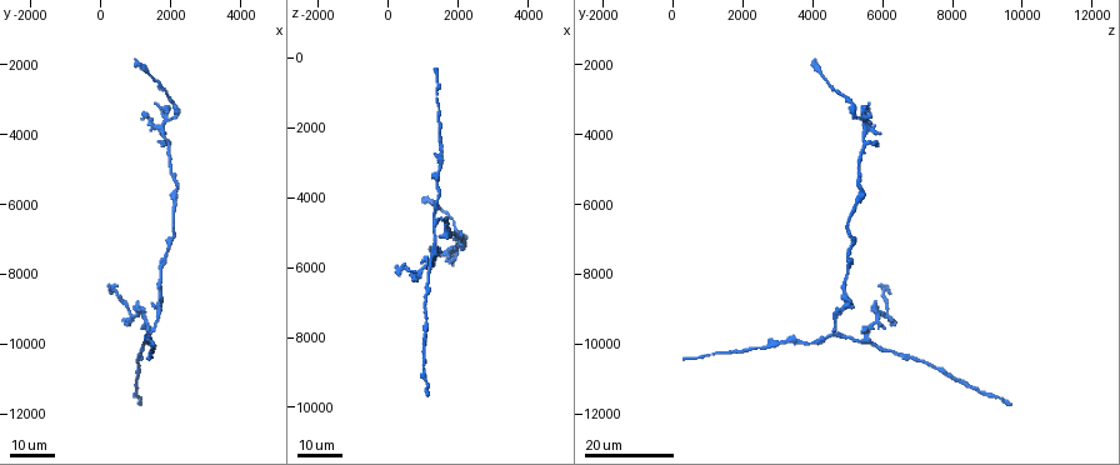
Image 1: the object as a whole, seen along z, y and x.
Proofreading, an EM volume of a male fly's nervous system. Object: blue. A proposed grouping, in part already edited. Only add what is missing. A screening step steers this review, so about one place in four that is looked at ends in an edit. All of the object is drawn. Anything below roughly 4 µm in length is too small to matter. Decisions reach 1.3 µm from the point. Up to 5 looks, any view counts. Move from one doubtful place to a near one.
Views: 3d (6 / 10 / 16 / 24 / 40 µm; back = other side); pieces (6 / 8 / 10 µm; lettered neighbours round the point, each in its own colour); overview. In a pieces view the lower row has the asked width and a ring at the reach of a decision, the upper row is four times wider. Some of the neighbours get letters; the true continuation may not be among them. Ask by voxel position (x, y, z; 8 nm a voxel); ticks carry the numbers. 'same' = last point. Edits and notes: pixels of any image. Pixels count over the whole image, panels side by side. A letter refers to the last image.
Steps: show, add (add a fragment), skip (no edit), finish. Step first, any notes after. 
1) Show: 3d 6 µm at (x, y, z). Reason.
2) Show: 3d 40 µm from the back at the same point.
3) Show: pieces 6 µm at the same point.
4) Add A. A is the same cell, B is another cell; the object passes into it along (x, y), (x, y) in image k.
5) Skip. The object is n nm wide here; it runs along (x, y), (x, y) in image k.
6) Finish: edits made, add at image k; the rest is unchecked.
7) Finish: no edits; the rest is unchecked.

Show: 3d 16 µm at (1200, 11700, 9700). End of a long branch.

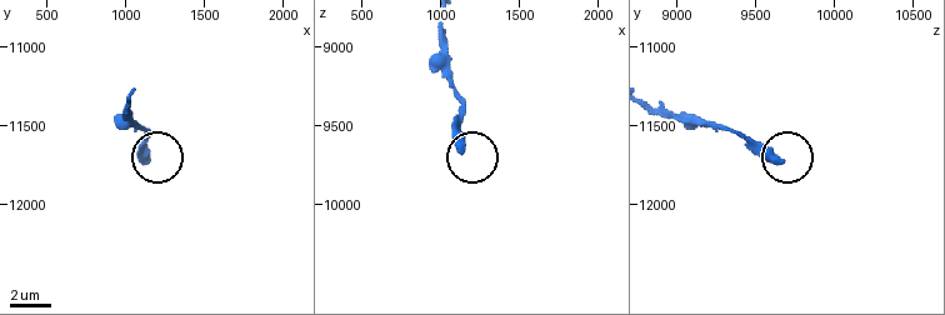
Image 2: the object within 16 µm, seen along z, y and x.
Show: pieces 8 µm at (1120, 11720, 9660).

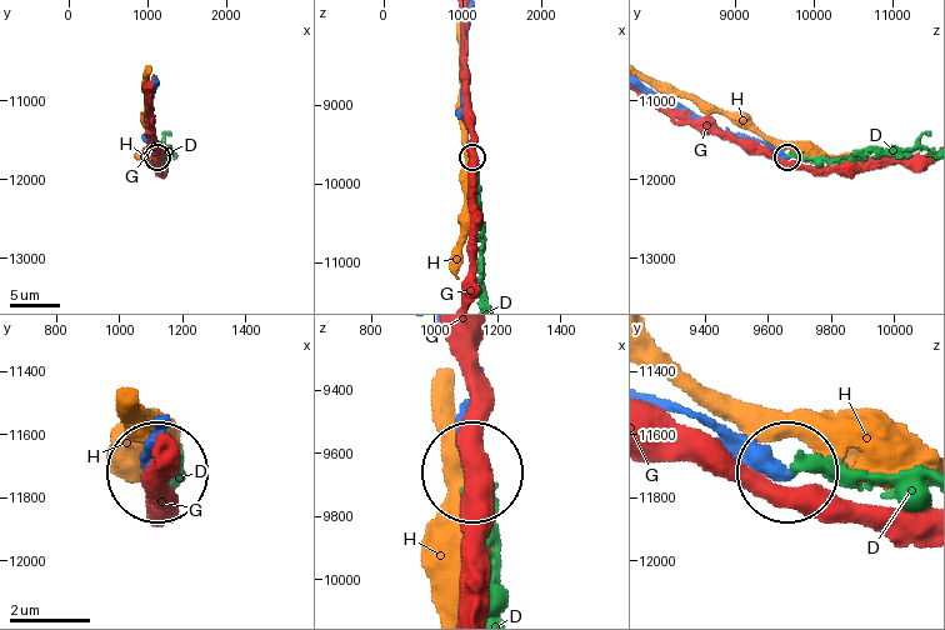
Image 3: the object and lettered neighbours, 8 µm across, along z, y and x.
Add D. D is the same cell, G and H are other cells; it goes on there.

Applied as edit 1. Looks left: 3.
Show: overview.

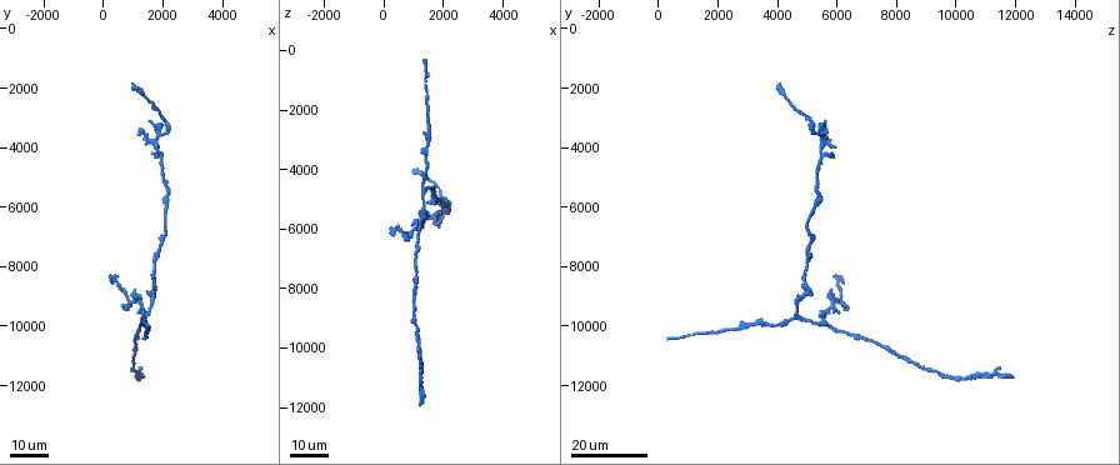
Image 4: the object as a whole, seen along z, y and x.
Show: 3d 16 µm at (1300, 11400, 11400). Branch stops here.

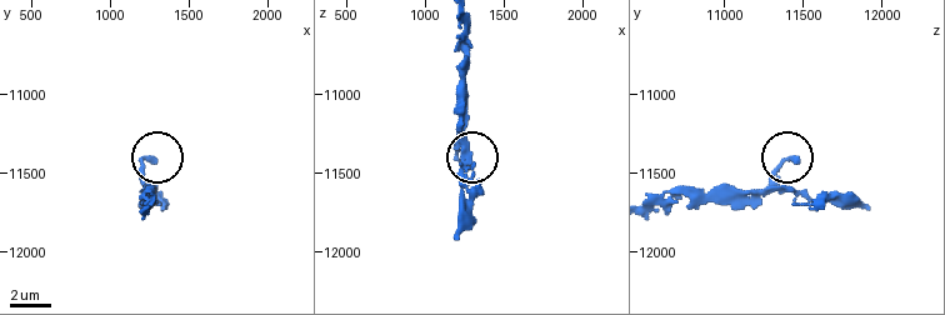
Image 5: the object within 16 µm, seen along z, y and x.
Show: pieces 8 µm at (1260, 11420, 11460). What lies round it.

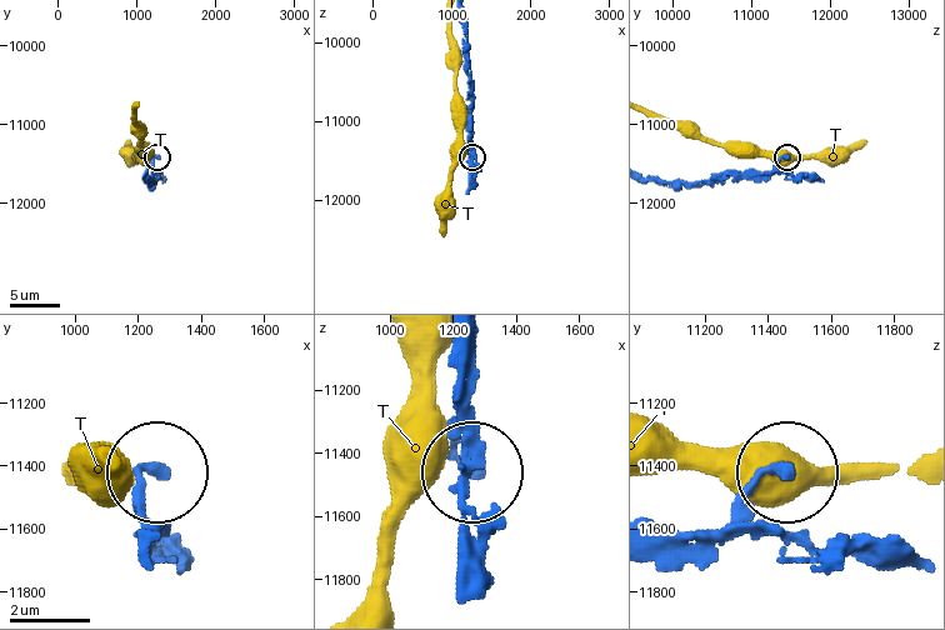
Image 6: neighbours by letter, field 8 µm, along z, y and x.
Skip. T is another cell; it runs along (654, 541), (704, 539), (754, 481), (781, 471) in image 6; no lettered fragment goes on from it.

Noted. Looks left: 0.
Finish: edits made, add at image 3; the rest is unchecked.

